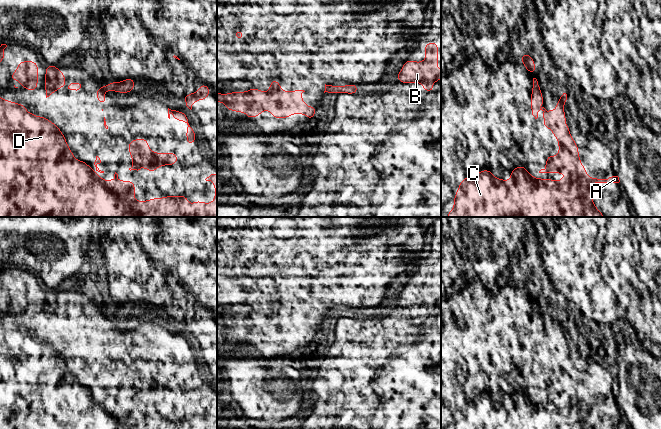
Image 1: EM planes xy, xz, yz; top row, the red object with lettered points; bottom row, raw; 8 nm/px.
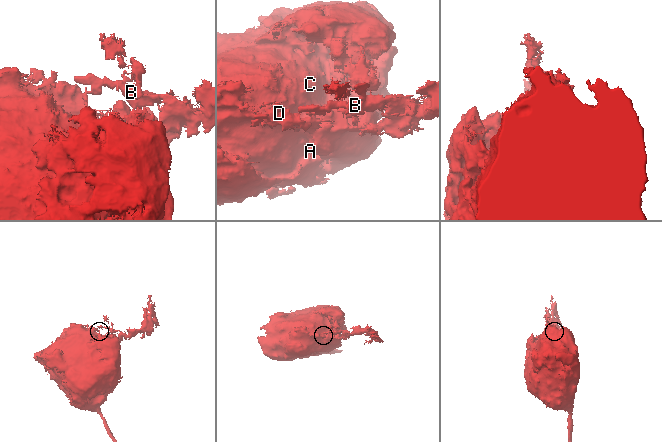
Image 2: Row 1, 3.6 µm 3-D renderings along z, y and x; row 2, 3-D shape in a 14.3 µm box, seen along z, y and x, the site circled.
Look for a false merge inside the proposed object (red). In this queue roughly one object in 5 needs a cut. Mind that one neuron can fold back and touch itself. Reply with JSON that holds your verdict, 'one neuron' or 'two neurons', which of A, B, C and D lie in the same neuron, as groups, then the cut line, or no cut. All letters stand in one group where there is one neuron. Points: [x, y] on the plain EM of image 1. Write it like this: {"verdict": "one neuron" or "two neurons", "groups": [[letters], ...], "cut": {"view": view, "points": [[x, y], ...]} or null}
{"verdict": "two neurons", "groups": [["A", "C", "D"], ["B"]], "cut": {"view": "xy", "points": [[101, 309], [103, 313]]}}

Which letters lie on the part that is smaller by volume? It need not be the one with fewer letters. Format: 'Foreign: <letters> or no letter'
Foreign: B

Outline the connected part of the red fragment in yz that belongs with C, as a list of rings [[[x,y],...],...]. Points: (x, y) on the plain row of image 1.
[[[533,302],[533,311],[531,313],[532,322],[530,325],[532,339],[538,342],[538,336],[544,336],[543,352],[549,351],[553,359],[558,363],[559,368],[556,369],[559,374],[558,380],[546,380],[546,392],[541,393],[539,397],[566,397],[567,400],[560,405],[552,403],[543,404],[535,403],[528,394],[522,389],[515,391],[510,395],[511,403],[505,406],[502,401],[497,403],[490,394],[483,393],[473,400],[465,401],[459,408],[459,413],[454,421],[454,429],[594,429],[592,424],[592,409],[594,407],[619,407],[618,400],[612,400],[608,403],[591,402],[586,398],[586,392],[580,387],[581,382],[578,379],[579,371],[570,359],[570,353],[566,350],[566,339],[564,337],[564,328],[567,324],[567,318],[558,323],[555,335],[547,335],[544,331],[536,333],[536,329],[544,330],[544,323],[541,318],[541,312],[536,310],[538,305]]]

